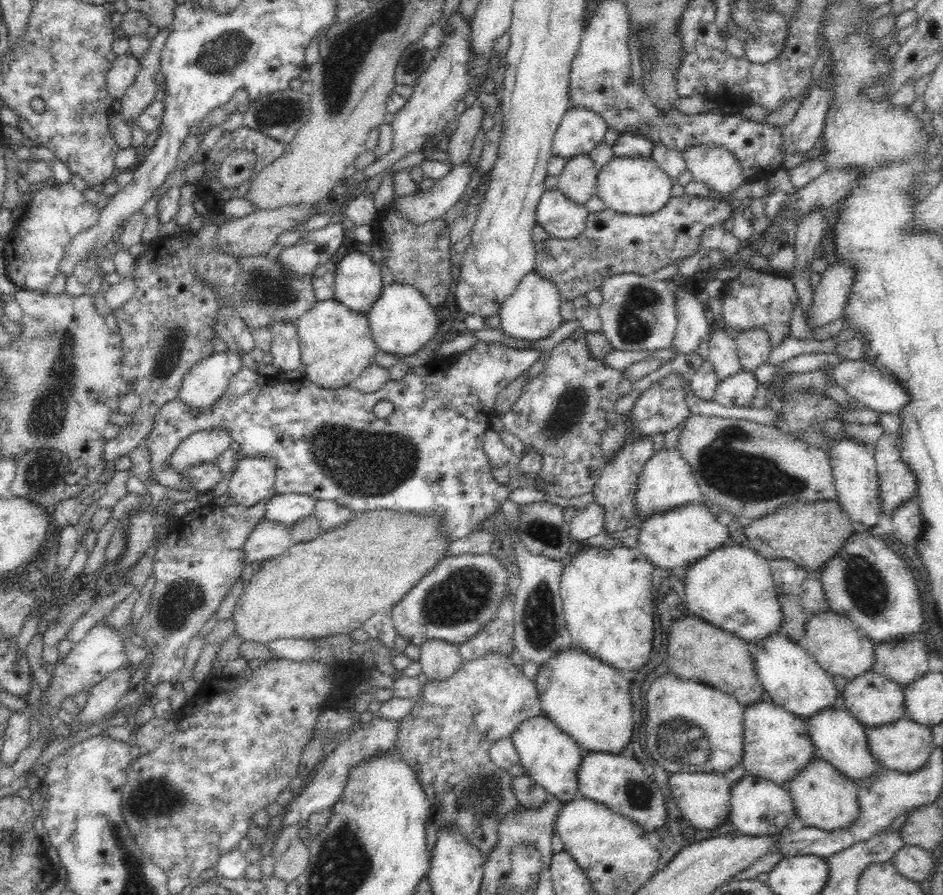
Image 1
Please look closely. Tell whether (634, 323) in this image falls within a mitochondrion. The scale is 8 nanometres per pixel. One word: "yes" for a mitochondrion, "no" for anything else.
yes

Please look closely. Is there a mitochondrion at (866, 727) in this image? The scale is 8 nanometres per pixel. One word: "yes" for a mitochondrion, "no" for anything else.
no

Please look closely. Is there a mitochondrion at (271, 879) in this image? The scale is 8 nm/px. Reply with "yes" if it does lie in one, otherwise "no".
no

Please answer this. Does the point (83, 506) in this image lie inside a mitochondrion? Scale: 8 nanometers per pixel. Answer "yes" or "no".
no

